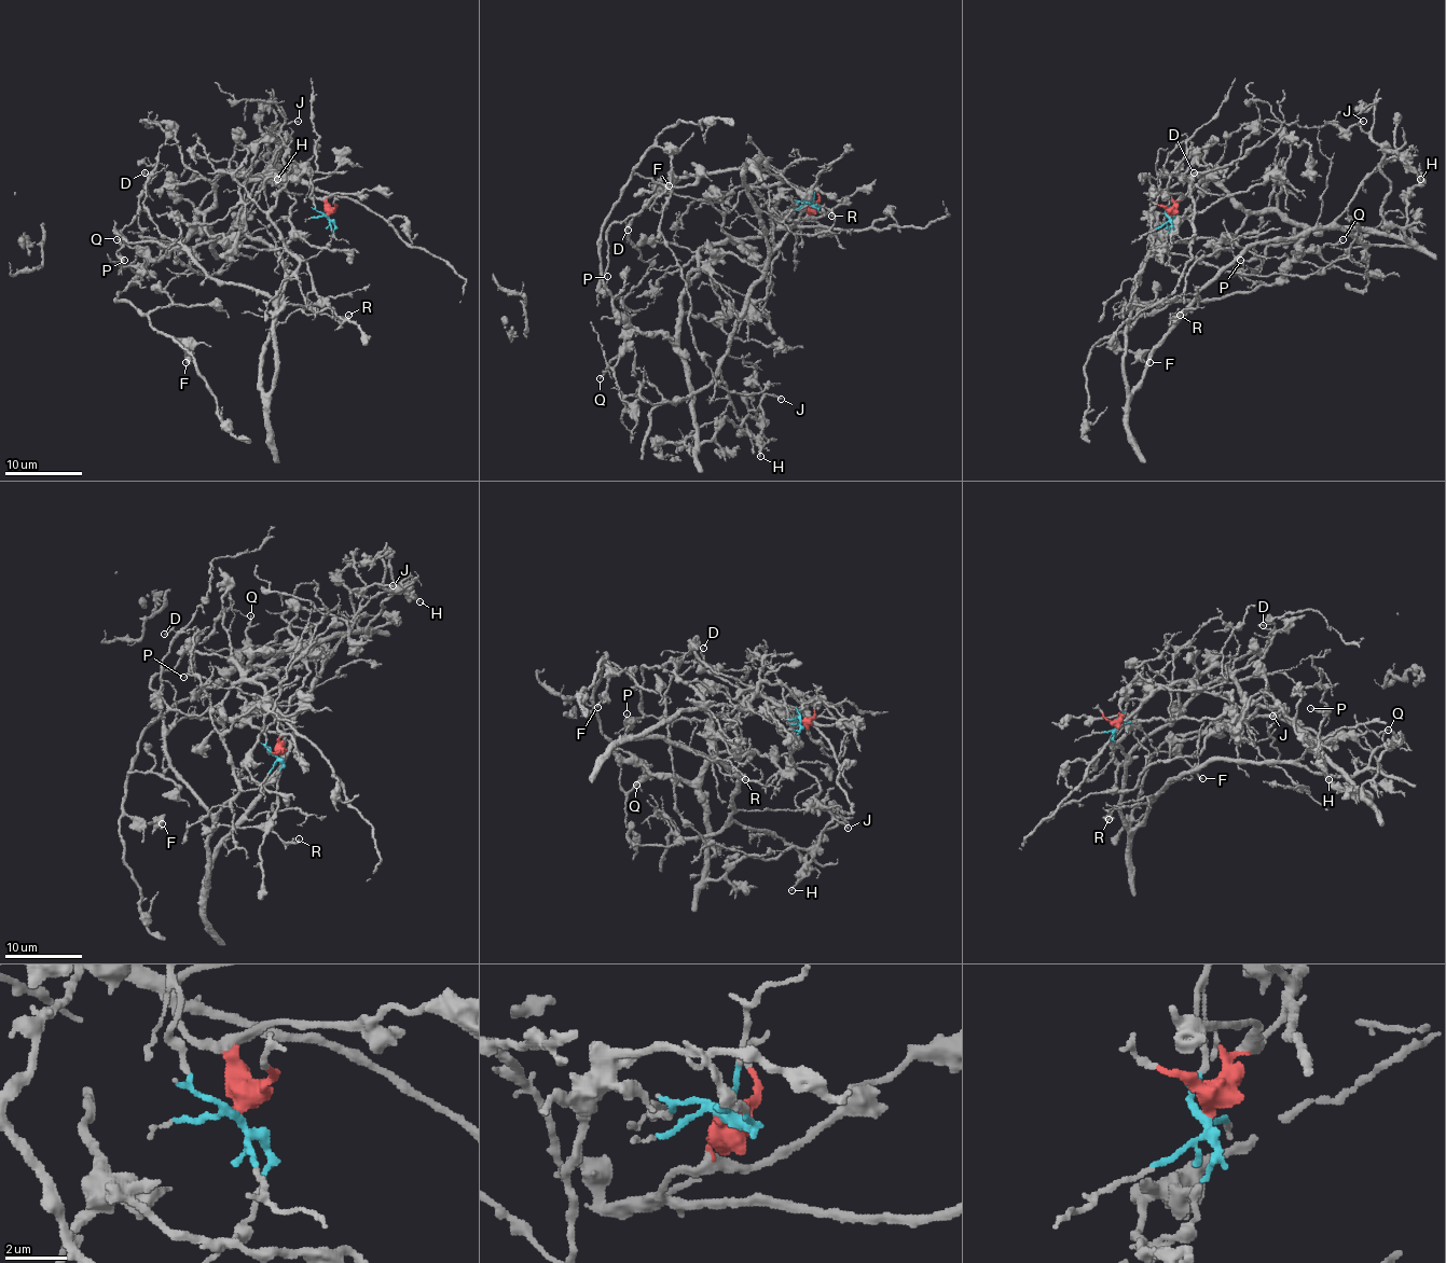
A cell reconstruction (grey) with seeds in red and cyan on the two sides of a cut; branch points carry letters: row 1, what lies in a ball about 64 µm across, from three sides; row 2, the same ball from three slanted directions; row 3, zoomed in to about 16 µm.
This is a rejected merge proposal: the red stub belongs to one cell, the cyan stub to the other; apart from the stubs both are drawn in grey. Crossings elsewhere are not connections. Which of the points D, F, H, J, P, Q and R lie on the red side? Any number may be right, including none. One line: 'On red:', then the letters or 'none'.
On red: F, H, J, Q

